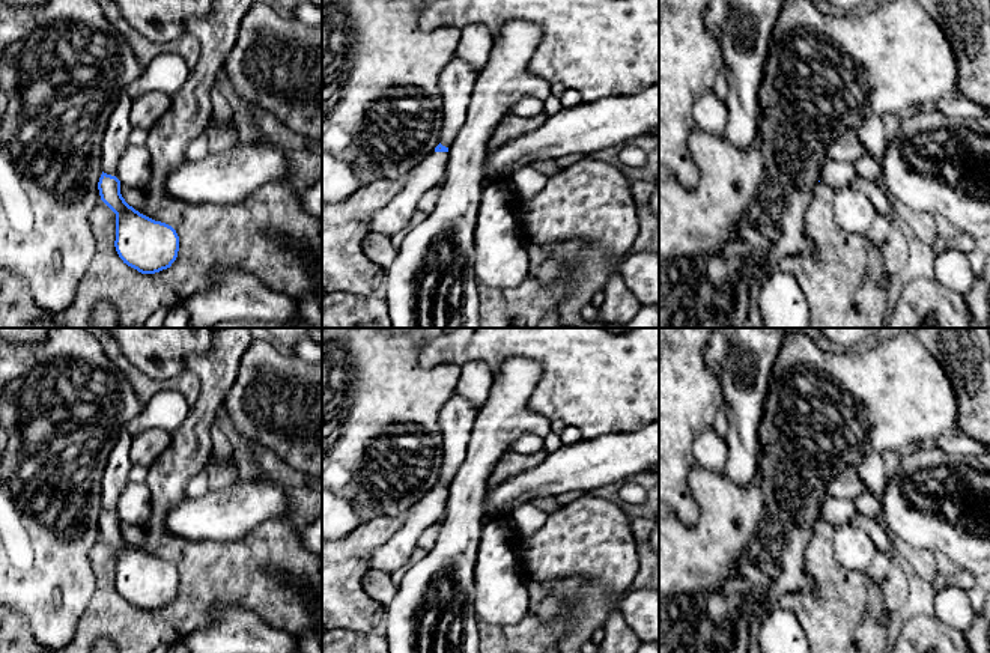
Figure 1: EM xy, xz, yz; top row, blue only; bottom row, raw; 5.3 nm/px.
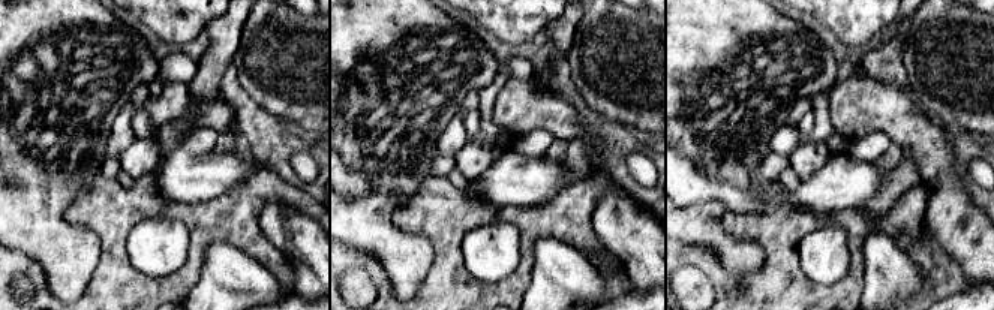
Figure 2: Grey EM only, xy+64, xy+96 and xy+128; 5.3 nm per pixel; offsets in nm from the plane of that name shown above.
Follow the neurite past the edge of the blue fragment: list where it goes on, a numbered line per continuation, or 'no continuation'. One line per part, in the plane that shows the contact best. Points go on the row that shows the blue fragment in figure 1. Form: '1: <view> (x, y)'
1: xz (394, 215)

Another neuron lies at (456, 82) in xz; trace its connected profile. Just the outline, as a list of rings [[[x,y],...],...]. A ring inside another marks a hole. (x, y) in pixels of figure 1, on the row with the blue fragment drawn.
[[[454,57],[439,75],[442,93],[442,128],[439,143],[448,147],[457,137],[469,105],[478,69],[463,59]]]

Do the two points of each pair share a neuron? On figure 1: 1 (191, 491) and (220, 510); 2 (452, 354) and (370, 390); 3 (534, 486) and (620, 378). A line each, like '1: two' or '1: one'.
1: two
2: two
3: two

